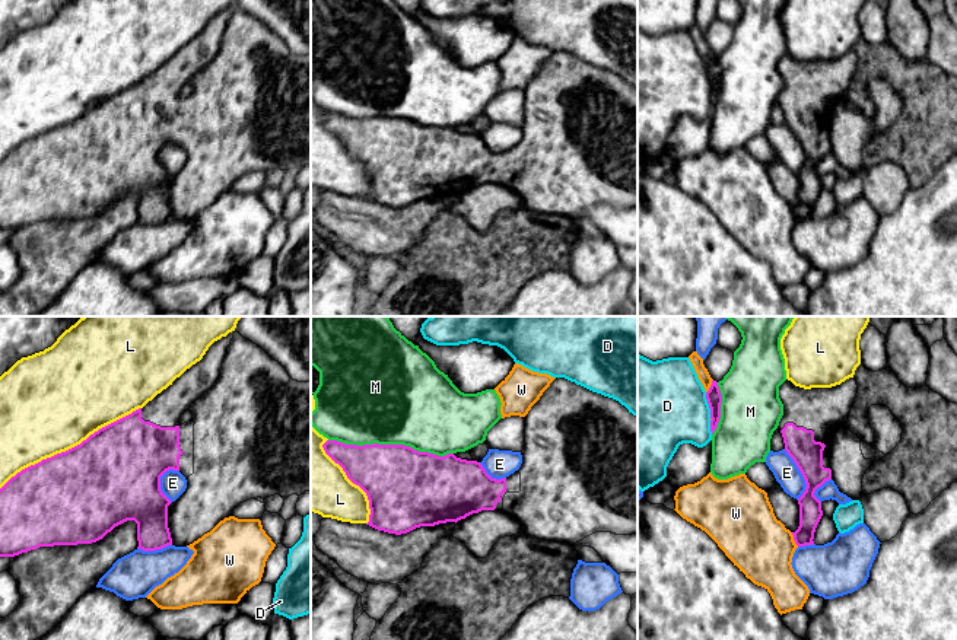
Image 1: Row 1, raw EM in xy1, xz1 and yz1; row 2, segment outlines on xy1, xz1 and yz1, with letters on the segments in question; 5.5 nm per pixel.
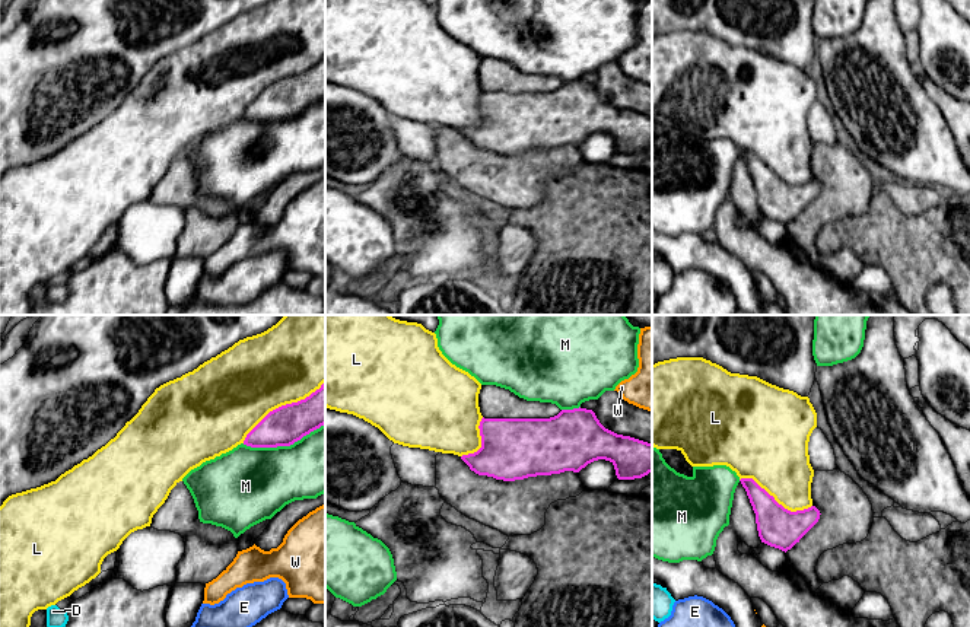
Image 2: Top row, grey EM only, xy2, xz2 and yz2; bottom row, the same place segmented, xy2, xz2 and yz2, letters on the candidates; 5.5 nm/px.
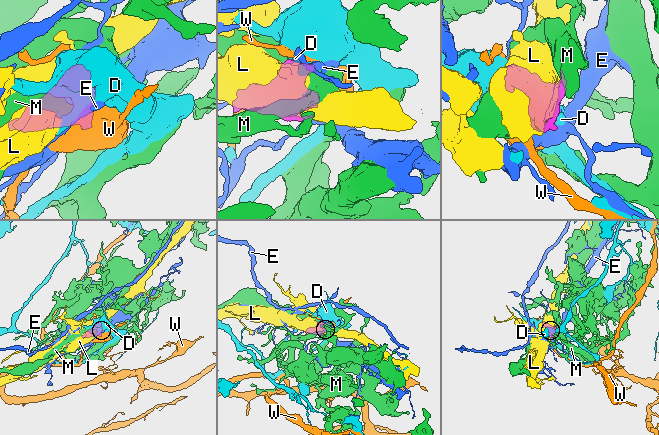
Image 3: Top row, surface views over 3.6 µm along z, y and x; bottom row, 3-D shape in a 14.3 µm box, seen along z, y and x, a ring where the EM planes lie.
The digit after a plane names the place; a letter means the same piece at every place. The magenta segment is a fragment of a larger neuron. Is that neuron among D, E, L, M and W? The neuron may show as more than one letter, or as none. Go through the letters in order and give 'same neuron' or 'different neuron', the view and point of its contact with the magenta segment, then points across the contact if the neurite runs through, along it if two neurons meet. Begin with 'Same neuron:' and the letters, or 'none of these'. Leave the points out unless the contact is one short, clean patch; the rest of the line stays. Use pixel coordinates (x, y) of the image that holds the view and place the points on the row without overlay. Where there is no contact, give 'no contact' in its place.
Same neuron: none of these
D: different neuron | yz1 (709, 79)
E: different neuron | yz1 (801, 146)
L: different neuron | xy1 (72, 121)
M: different neuron | xz1 (391, 118)
W: different neuron | yz1 (794, 213)

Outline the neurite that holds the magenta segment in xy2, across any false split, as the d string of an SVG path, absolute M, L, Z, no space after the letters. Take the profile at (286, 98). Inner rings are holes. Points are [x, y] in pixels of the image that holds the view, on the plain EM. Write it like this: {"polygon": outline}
{"polygon": "M325 55L305 73L270 85L245 111L251 121L290 120L325 98Z"}

